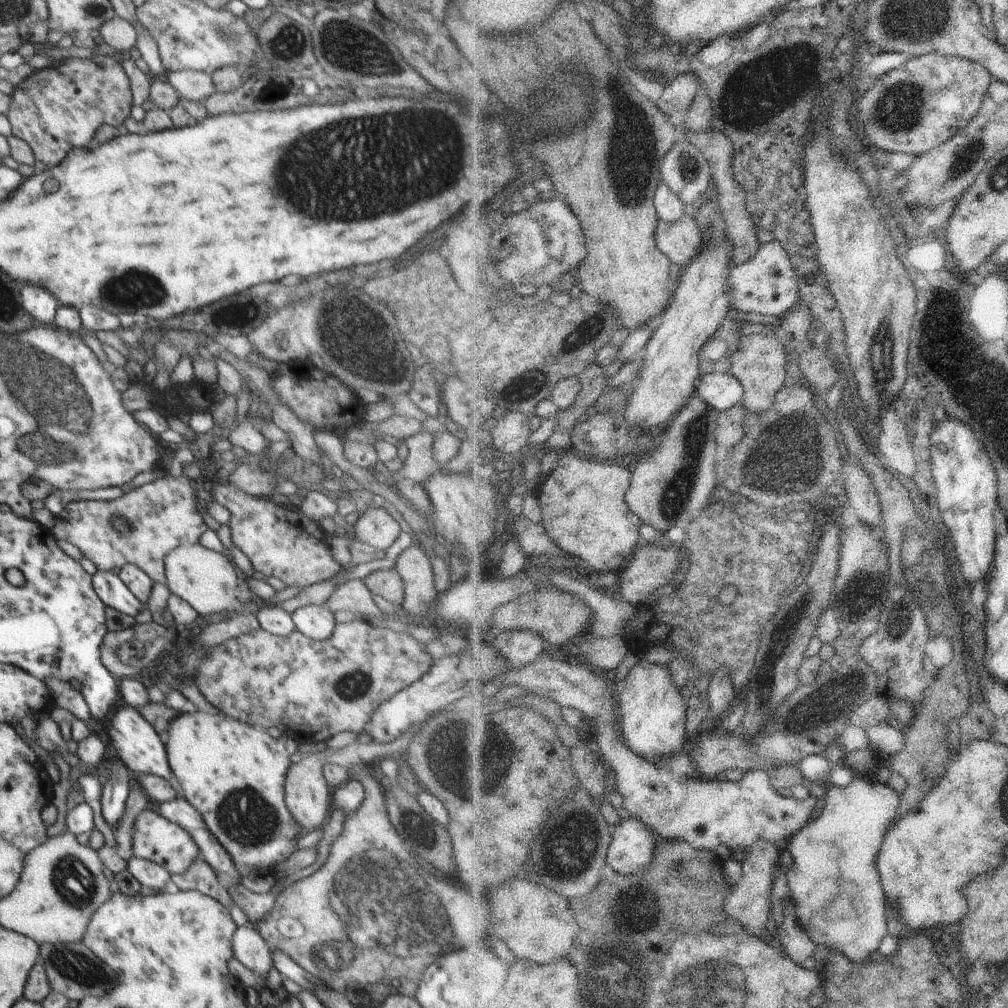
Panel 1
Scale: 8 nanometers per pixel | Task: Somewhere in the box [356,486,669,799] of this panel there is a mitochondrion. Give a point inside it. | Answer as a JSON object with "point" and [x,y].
{"point":[441,771]}

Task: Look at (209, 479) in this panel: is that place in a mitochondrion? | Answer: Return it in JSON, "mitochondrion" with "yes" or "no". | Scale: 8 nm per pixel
{"mitochondrion":"no"}

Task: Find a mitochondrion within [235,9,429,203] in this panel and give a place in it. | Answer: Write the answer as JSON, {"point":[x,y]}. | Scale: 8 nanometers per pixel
{"point":[340,43]}

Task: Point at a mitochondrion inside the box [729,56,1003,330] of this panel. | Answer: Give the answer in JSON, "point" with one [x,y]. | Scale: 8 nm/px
{"point":[898,109]}

